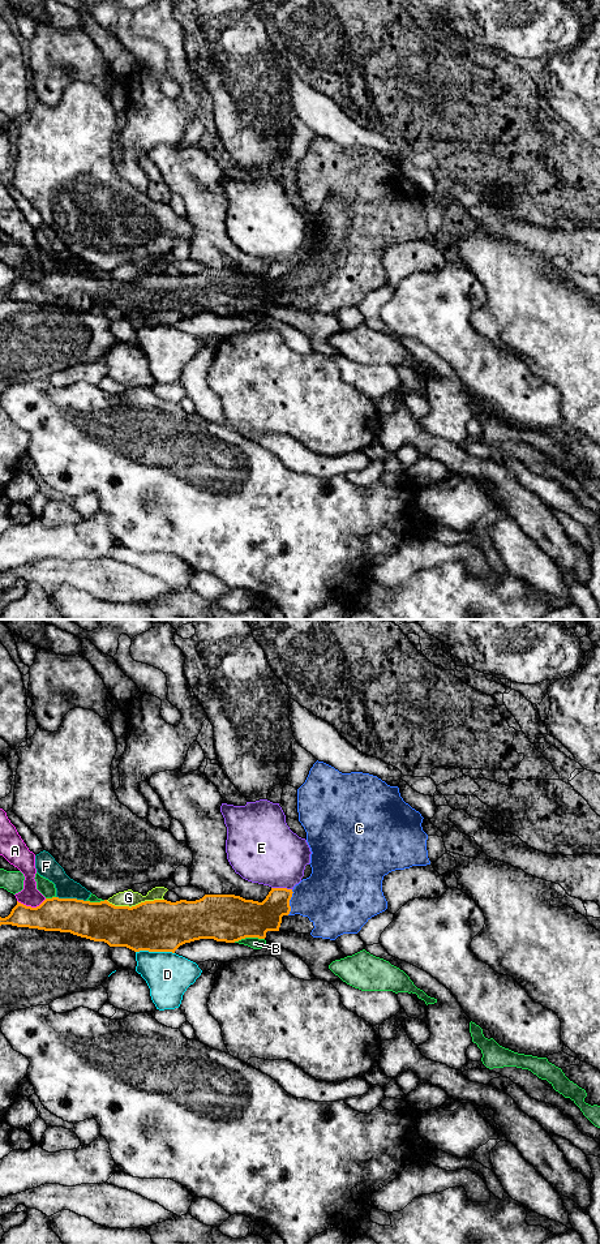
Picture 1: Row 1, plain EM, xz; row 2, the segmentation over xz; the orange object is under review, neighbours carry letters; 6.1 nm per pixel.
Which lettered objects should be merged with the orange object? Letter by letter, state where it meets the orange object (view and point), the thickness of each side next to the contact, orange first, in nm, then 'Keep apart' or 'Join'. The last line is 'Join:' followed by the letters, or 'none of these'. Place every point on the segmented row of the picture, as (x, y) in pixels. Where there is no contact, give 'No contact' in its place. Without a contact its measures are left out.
A: Touches orange at xz (30, 906). Thickness 200 nm (orange) against 120 nm. Keep apart
B: Touches orange at xz (248, 936). Thickness 300 nm (orange) against 70 nm. Keep apart
C: Touches orange at xz (288, 903). Thickness 220 nm (orange) against 360 nm. Join
D: Touches orange at xz (155, 951). Thickness 320 nm (orange) against 280 nm. Keep apart
E: Touches orange at xz (282, 888). Thickness 220 nm (orange) against 400 nm. Keep apart
F: Touches orange at xz (71, 899). Thickness 240 nm (orange) against 130 nm. Keep apart
G: Touches orange at xz (136, 905). Thickness 320 nm (orange) against 100 nm. Keep apart
Join: C

